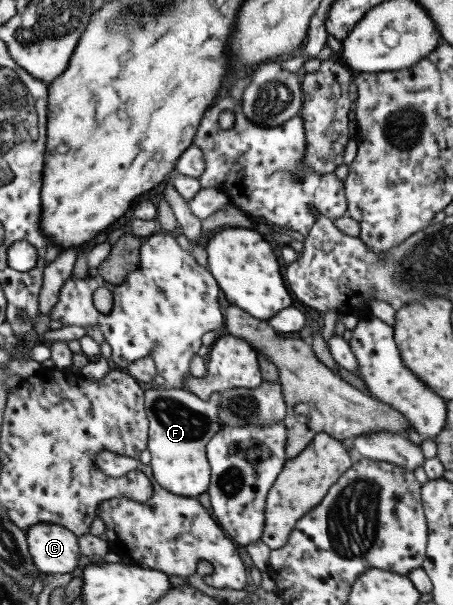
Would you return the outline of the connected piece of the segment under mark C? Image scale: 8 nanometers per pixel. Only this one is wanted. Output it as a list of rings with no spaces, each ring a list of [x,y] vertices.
[[[37,523],[25,530],[26,547],[35,570],[47,576],[69,574],[77,568],[77,537],[64,526]]]

